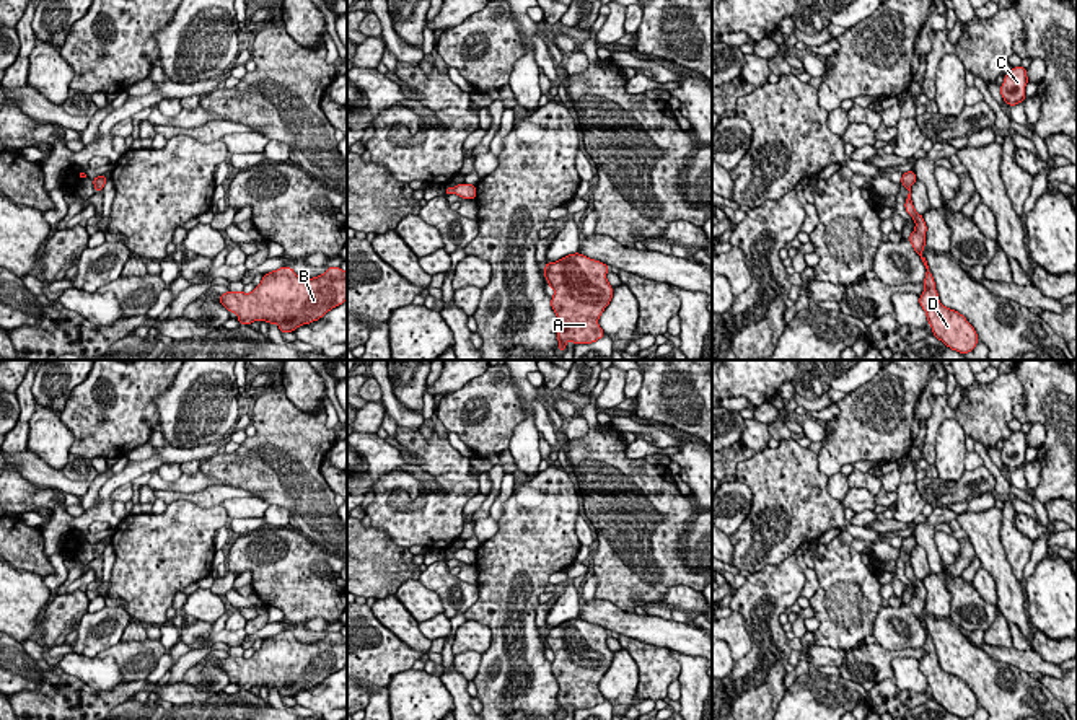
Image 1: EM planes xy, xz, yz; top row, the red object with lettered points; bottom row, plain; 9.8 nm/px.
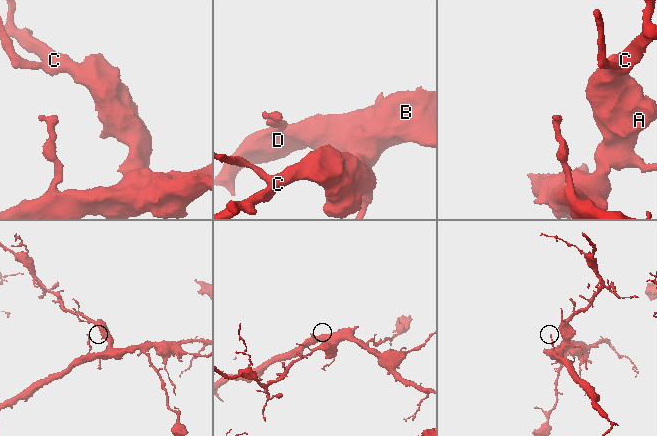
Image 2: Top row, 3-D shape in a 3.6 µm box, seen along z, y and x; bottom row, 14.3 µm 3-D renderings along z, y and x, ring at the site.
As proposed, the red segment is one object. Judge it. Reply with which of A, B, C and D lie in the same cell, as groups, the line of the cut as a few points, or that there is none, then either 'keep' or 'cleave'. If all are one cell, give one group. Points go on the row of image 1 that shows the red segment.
A B C D; no cut; keep

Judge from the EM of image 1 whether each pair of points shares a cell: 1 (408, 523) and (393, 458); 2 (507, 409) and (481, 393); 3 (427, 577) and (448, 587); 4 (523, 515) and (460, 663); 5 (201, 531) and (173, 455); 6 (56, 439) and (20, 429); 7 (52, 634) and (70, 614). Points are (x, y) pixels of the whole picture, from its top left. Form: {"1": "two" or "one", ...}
{"1": "two", "2": "one", "3": "one", "4": "two", "5": "two", "6": "two", "7": "one"}

